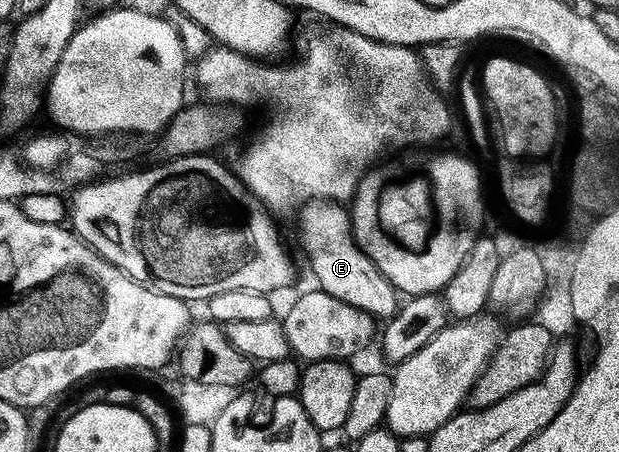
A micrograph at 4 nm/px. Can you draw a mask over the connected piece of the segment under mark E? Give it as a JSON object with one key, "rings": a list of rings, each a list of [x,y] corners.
{"rings":[[[314,199],[302,205],[303,213],[299,216],[299,240],[303,243],[303,252],[311,263],[311,272],[315,275],[318,291],[333,294],[333,298],[341,298],[341,302],[349,302],[349,306],[357,306],[357,310],[365,310],[376,318],[390,318],[395,315],[401,304],[400,293],[377,270],[377,266],[359,248],[355,240],[355,231],[351,229],[351,213],[342,203],[334,200]]]}

